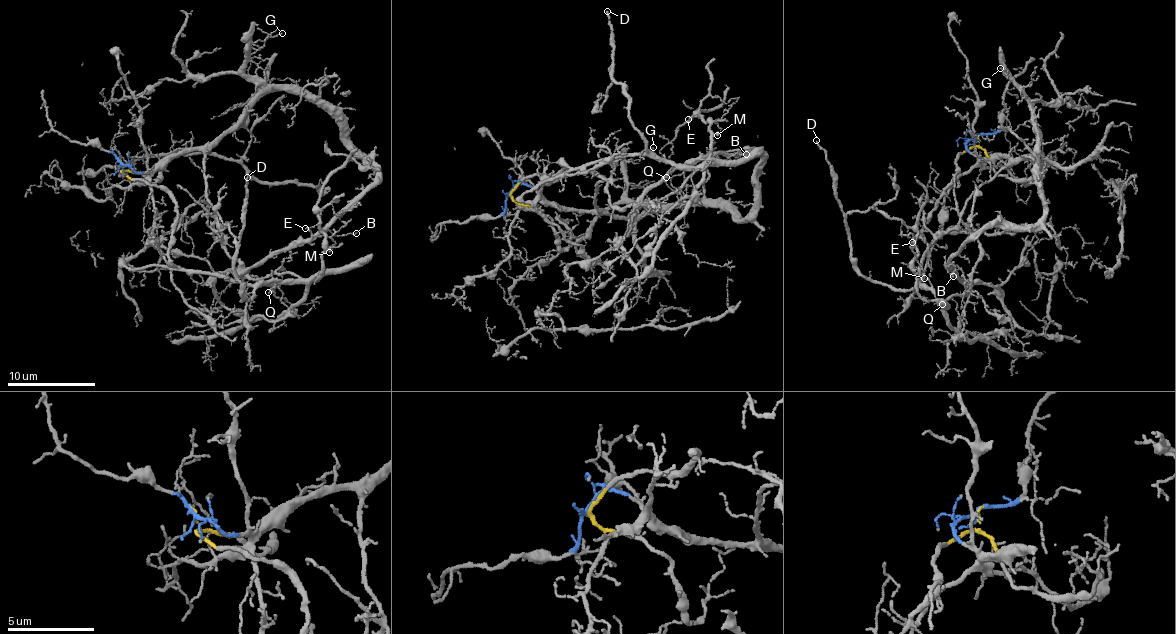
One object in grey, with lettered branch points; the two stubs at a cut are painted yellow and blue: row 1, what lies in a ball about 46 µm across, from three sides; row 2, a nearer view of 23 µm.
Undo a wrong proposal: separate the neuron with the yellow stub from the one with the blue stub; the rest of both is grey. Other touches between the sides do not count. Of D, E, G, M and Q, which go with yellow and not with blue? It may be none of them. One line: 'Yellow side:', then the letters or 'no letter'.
Yellow side: D, E, M, Q

